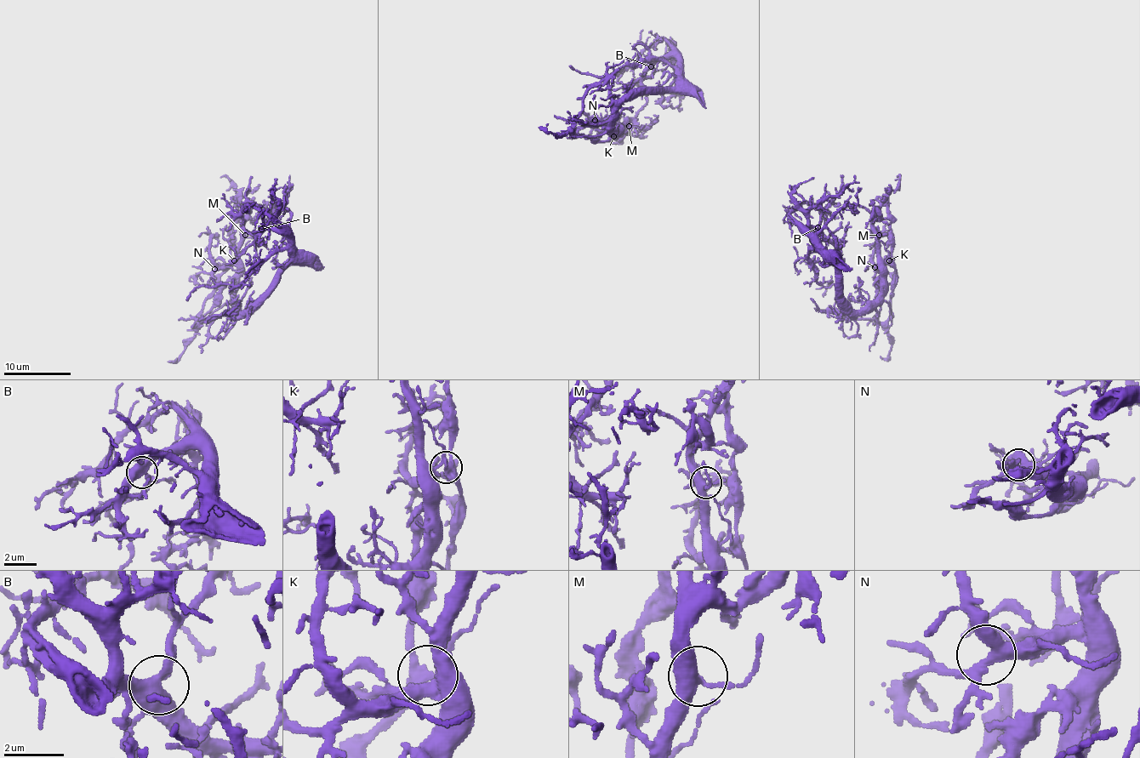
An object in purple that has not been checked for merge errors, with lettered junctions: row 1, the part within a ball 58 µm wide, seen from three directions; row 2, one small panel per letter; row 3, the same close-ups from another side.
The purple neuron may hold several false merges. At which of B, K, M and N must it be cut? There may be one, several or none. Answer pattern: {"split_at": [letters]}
{"split_at": ["K"]}

